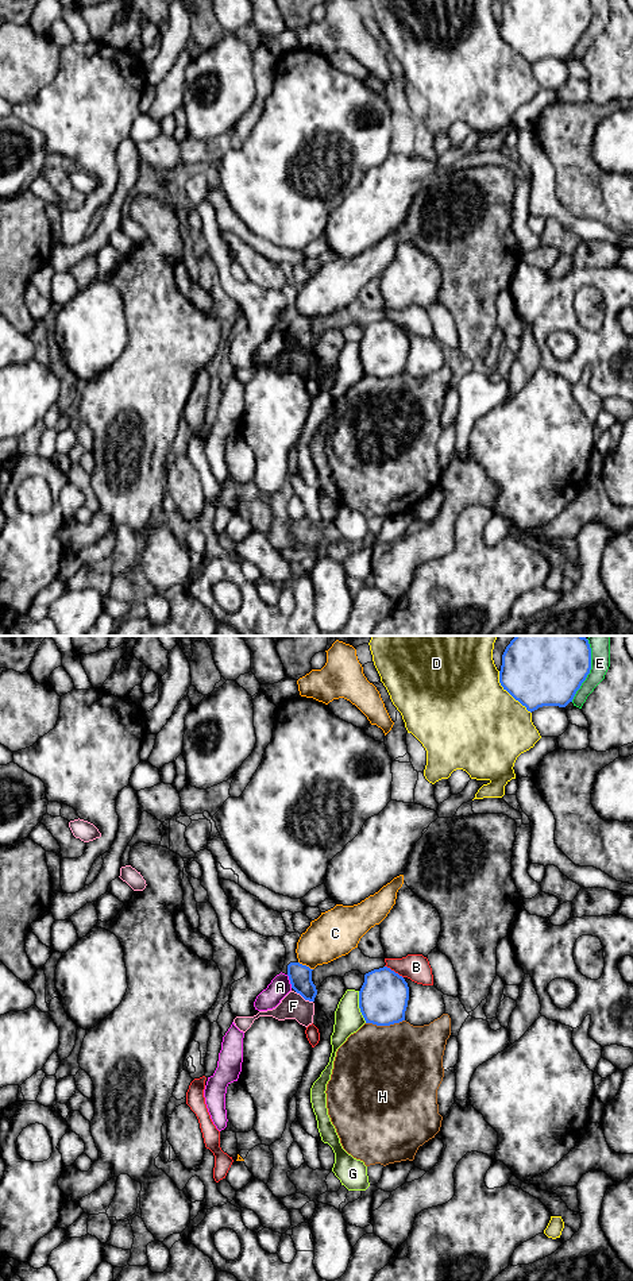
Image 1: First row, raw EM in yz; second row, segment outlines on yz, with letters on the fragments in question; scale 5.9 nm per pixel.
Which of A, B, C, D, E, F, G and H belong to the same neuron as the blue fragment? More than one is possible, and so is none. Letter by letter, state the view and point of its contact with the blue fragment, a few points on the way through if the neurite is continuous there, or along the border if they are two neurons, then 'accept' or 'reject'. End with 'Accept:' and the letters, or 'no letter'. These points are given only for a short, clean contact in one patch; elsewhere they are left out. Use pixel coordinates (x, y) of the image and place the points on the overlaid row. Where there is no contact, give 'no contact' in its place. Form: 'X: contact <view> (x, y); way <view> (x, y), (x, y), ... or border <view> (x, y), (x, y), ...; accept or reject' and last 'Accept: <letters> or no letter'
A: contact yz (290, 982); border yz (286, 975), (292, 987); reject
B: contact yz (393, 971); reject
C: contact yz (305, 965); reject
D: contact yz (509, 693); reject
E: contact yz (590, 668); reject
F: contact yz (304, 998); border yz (296, 991), (312, 1002); reject
G: contact yz (359, 1007); reject
H: contact yz (385, 1025); reject
Accept: no letter

